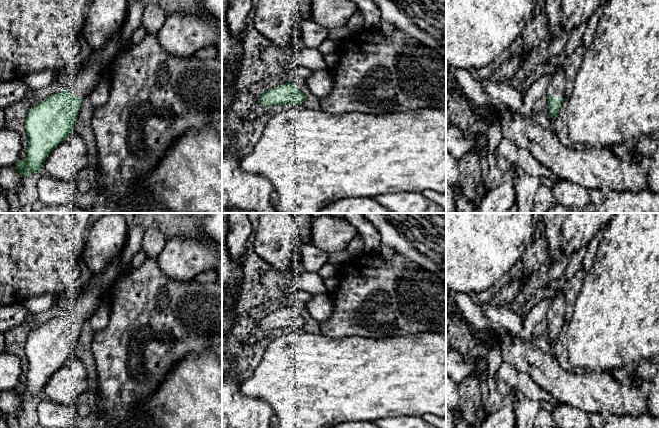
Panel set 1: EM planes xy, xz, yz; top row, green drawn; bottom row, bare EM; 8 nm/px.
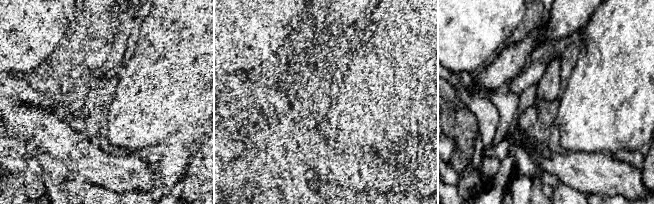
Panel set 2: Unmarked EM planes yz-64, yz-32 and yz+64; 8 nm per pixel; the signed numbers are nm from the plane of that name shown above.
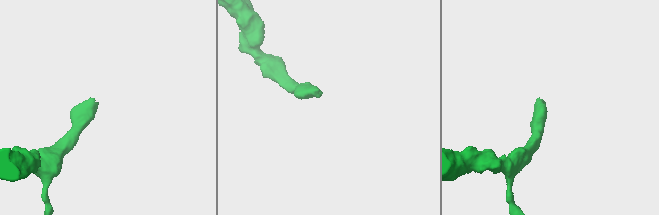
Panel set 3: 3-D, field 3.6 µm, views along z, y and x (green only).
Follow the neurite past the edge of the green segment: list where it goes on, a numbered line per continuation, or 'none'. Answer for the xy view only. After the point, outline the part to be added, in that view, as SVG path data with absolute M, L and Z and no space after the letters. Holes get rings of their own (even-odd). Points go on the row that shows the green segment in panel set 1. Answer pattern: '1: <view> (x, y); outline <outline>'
1: xy (82, 83); outline M121 28L122 29L122 28ZM119 33L101 50L92 50L88 57L89 62L81 70L73 72L65 86L65 90L74 93L76 97L84 99L88 97L98 86L103 78L102 67L110 66L114 58L118 55Z

